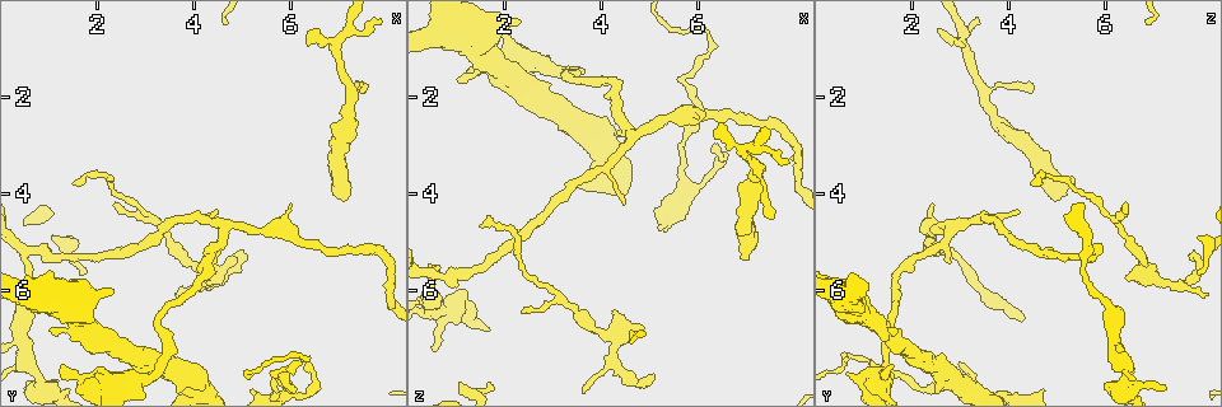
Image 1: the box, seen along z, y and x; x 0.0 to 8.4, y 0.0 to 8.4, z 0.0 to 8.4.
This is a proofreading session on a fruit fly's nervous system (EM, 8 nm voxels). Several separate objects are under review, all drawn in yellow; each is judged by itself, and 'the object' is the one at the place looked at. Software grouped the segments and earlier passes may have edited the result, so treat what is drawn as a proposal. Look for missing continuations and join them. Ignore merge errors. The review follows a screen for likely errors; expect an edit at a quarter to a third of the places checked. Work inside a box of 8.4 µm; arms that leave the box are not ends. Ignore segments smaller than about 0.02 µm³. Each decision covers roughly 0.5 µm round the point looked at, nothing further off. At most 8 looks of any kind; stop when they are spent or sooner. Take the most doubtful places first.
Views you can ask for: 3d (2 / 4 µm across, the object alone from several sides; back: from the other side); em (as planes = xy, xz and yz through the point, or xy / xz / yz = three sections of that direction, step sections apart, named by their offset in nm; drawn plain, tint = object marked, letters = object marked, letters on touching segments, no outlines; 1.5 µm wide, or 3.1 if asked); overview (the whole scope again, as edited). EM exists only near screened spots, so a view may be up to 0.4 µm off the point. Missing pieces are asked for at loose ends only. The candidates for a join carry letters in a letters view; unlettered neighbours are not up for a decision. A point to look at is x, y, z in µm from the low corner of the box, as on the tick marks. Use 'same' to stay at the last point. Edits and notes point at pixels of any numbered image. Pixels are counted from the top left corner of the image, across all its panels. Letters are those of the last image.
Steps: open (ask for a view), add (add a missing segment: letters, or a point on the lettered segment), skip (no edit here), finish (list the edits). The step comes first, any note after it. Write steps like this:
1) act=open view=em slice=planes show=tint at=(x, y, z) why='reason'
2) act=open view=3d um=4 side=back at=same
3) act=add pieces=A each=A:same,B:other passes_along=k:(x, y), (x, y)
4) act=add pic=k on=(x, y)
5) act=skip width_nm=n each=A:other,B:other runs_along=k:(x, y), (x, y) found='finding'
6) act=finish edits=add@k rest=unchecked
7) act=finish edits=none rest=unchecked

act=open view=3d um=4 at=(1.05, 6.85, 1.65) why='branch stops here'

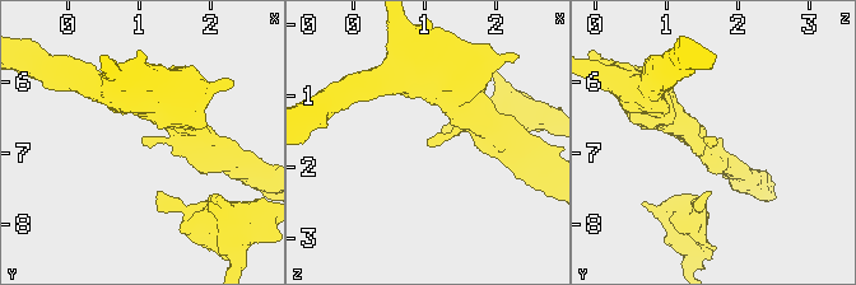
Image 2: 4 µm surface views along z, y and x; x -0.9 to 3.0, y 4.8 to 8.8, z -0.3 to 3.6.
act=open view=em slice=planes show=letters at=(1.00, 6.80, 1.70)

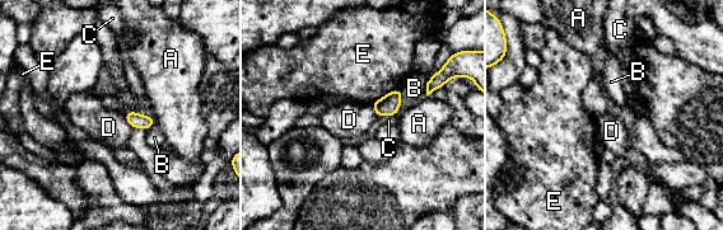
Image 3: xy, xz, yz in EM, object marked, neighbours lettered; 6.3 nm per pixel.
act=skip each=A:other,B:other,C:other,D:other,E:other border=3:(122, 113), (133, 127) found='no lettered segment goes on from it'

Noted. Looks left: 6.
act=open view=3d um=4 at=(5.15, 5.25, 7.75) why='tapers out'

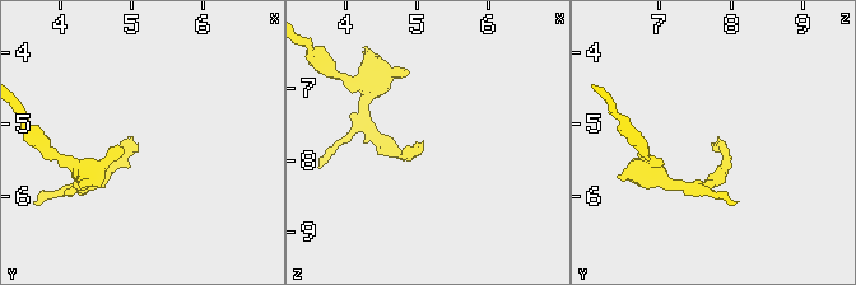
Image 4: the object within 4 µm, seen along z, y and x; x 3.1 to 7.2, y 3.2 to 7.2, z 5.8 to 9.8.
act=open view=em slice=planes show=plain at=(5.15, 5.25, 7.70)

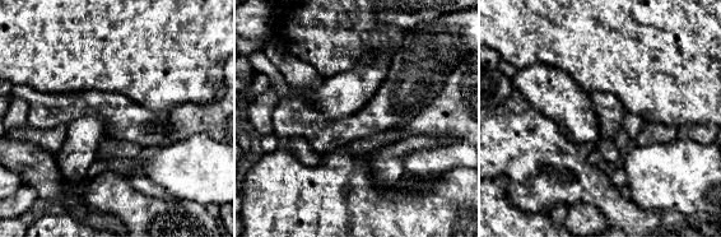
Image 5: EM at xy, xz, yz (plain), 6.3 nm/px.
act=open view=em slice=planes show=letters at=same

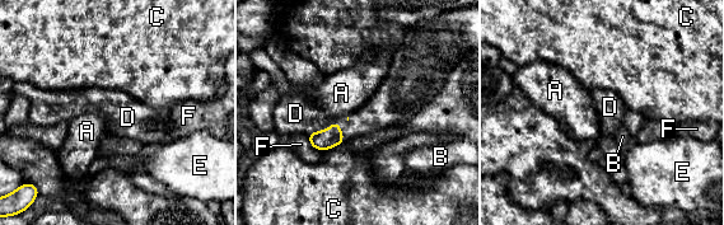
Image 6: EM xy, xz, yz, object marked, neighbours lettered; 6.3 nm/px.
act=add pieces=D each=A:other,B:other,C:other,D:same,E:other,F:other found='it goes on there'

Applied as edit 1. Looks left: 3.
act=open view=em slice=xz step=4 show=letters at=(2.40, 4.15, 6.50) why='an open end'

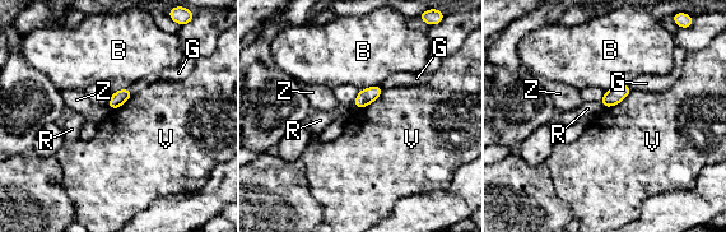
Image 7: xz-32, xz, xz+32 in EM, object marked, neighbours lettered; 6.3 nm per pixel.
act=skip each=B:other,G:other,R:other,V:other,Z:other border=7:(633, 89), (617, 103), (604, 108) found='none of them fits'

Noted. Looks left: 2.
act=finish edits=add@6 rest=unchecked

